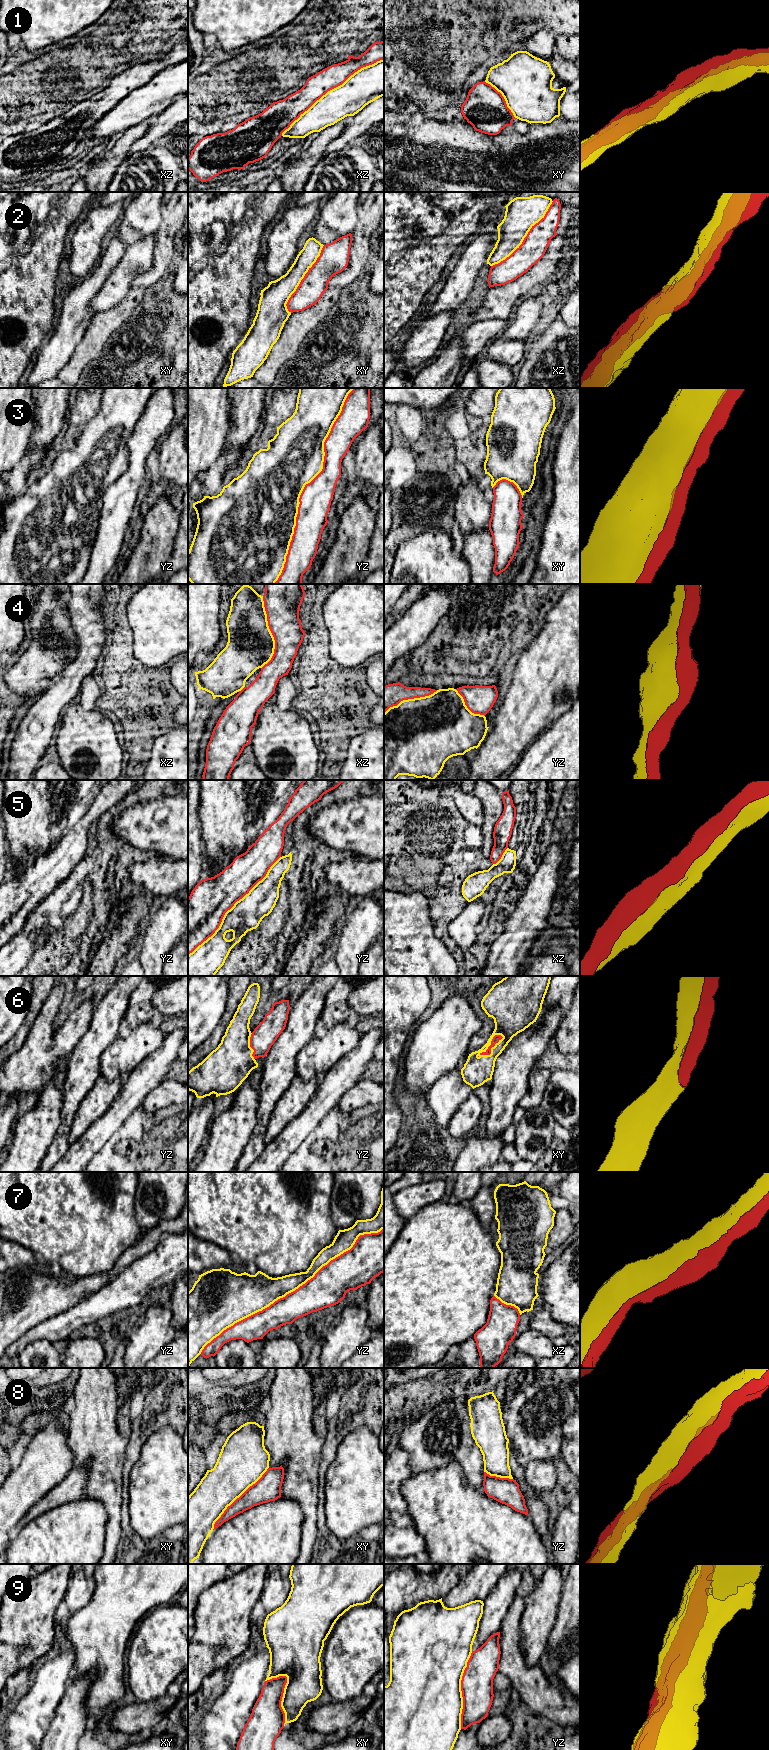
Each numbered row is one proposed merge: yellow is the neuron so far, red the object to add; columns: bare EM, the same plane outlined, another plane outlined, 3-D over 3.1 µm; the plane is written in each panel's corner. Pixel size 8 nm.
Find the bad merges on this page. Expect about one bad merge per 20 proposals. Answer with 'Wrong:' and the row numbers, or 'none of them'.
Wrong: 2

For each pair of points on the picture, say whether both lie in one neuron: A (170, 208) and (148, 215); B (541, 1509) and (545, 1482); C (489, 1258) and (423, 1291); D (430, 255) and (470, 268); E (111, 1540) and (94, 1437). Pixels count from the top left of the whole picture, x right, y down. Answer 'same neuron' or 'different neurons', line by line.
A: different neurons
B: different neurons
C: same neuron
D: different neurons
E: same neuron

